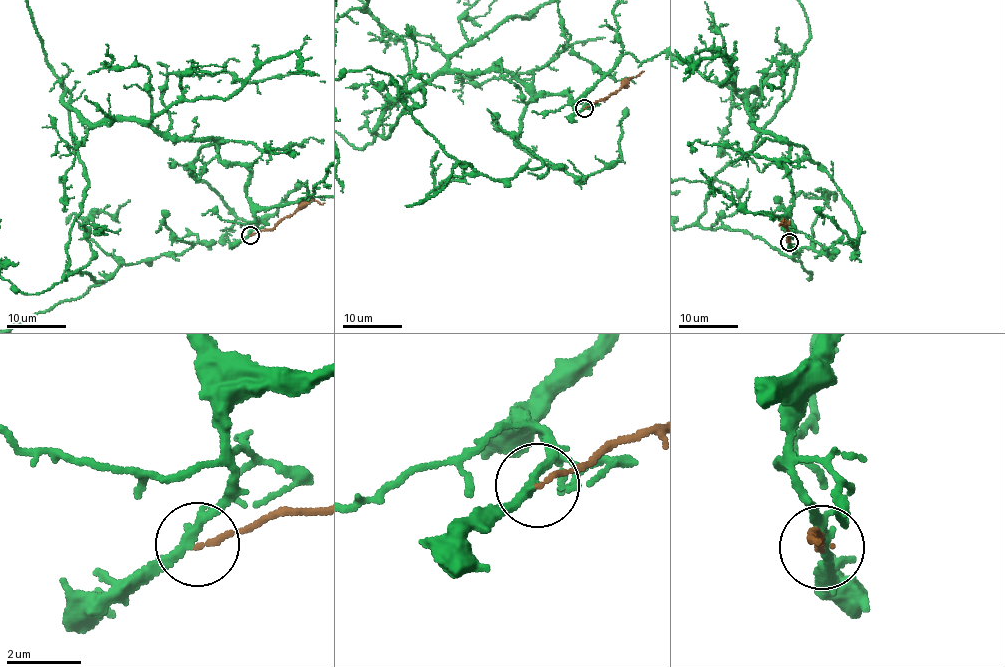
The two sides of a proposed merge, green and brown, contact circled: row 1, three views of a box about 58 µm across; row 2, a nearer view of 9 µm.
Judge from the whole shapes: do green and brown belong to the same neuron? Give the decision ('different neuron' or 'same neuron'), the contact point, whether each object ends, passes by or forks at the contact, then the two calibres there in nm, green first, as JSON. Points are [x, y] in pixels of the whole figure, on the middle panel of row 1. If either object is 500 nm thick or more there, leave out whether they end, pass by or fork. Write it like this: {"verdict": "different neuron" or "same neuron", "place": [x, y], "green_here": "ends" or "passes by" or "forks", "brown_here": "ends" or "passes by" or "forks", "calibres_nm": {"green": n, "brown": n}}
{"verdict": "different neuron", "place": [584, 108], "green_here": "passes by", "brown_here": "ends", "calibres_nm": {"green": 240, "brown": 120}}

